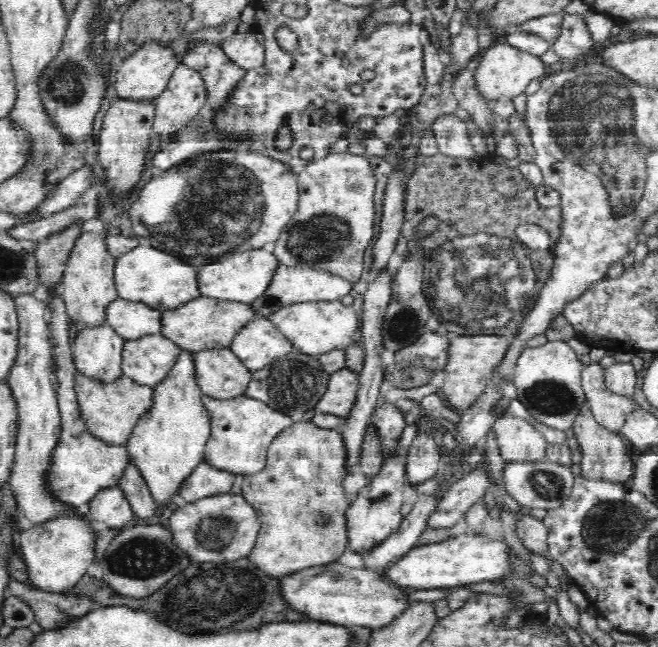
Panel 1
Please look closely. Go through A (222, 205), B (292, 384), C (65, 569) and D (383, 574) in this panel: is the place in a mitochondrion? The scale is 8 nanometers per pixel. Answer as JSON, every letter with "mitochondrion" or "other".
{"A":"mitochondrion","B":"mitochondrion","C":"other","D":"other"}

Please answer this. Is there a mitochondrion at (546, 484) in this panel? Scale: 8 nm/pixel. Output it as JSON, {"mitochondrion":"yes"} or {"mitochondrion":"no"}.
{"mitochondrion":"yes"}

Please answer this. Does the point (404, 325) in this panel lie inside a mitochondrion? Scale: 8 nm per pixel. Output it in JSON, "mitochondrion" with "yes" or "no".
{"mitochondrion":"yes"}

